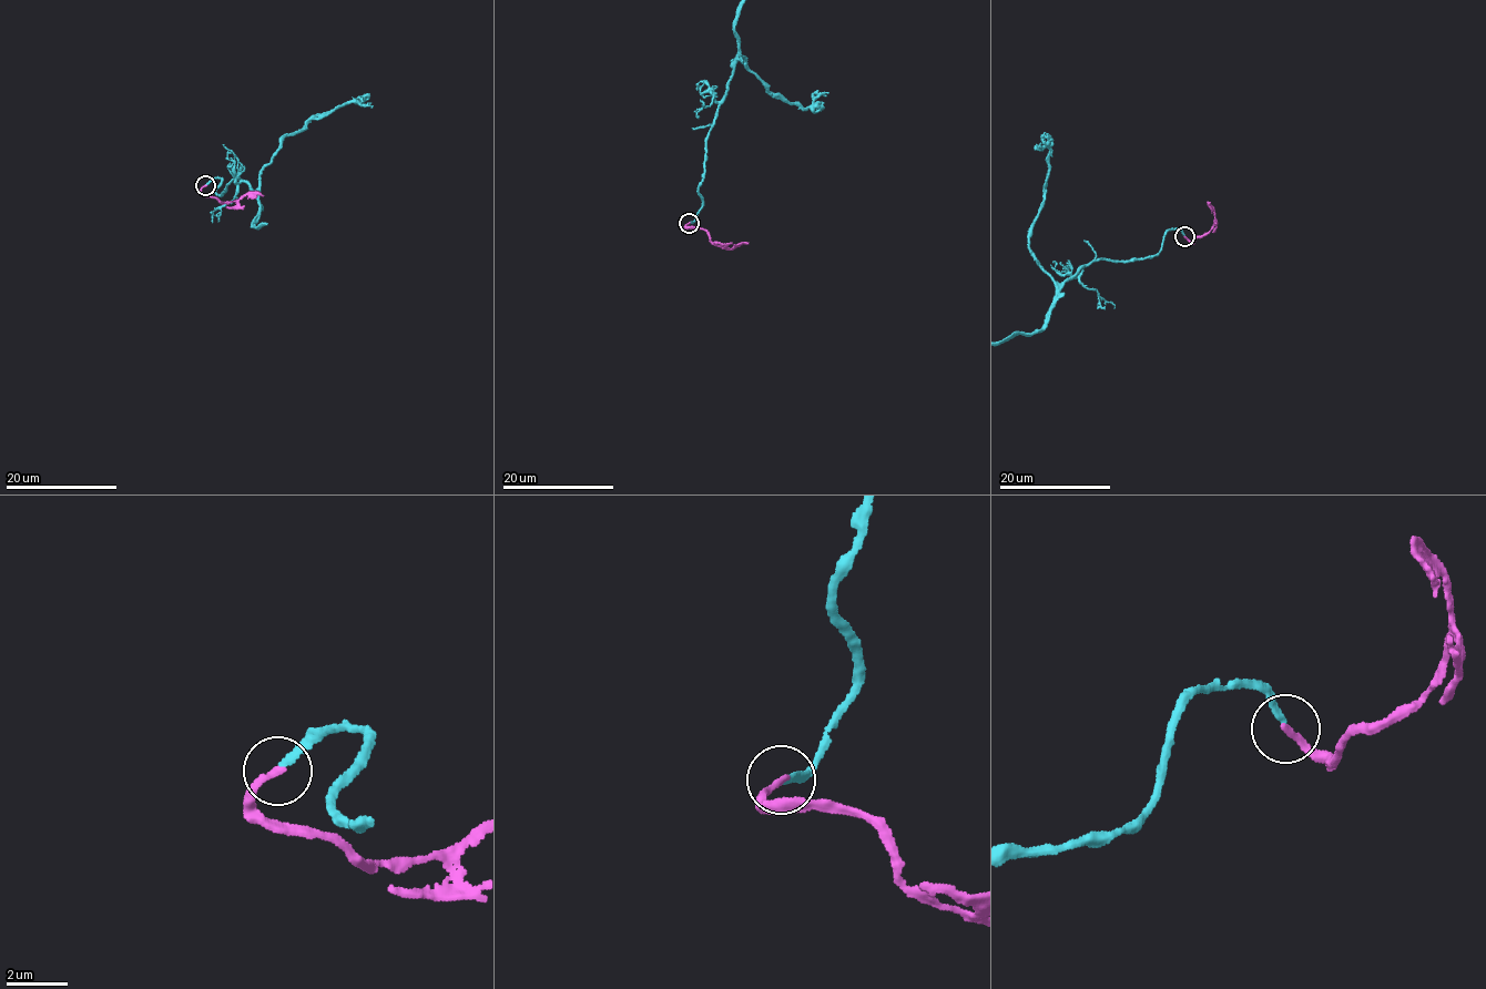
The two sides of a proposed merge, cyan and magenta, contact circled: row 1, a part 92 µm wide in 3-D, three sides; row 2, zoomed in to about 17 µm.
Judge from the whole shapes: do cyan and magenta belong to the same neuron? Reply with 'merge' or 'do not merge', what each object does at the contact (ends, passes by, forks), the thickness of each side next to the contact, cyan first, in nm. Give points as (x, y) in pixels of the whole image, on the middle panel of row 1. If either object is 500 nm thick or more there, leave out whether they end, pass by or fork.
merge | cyan ends | magenta ends | 200/220 nm

